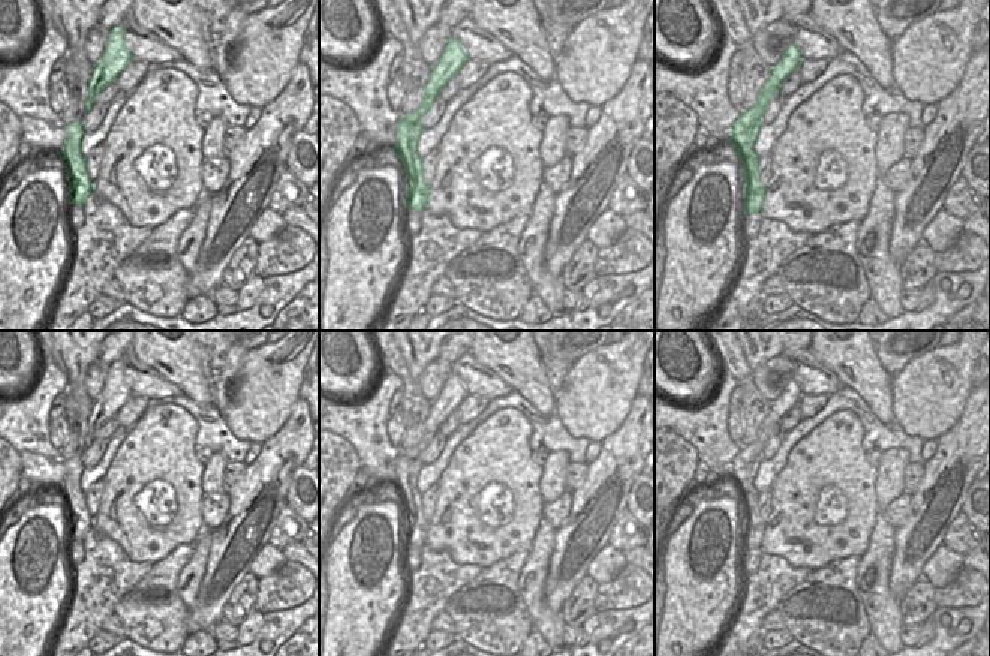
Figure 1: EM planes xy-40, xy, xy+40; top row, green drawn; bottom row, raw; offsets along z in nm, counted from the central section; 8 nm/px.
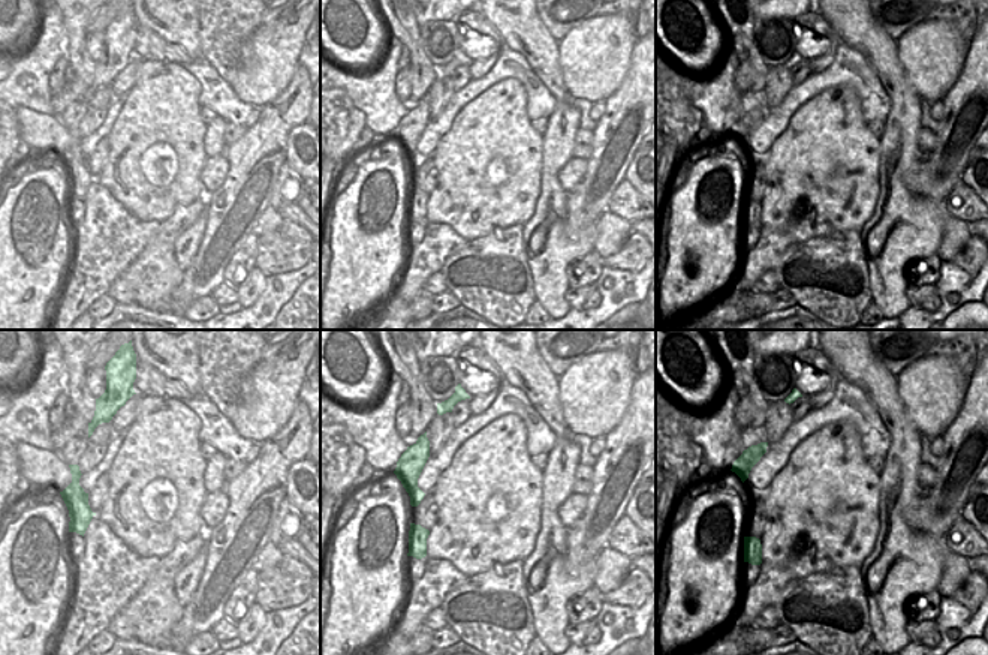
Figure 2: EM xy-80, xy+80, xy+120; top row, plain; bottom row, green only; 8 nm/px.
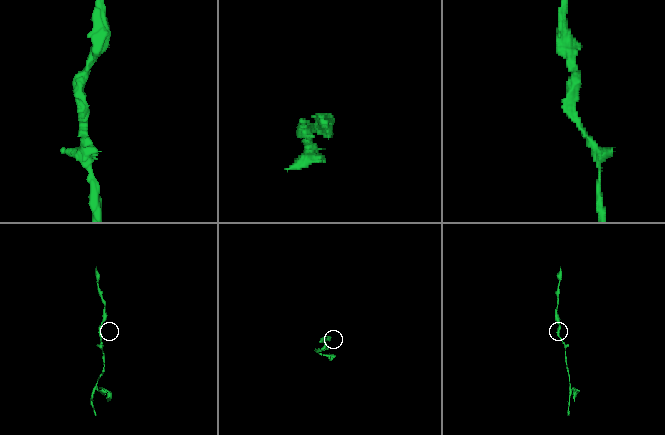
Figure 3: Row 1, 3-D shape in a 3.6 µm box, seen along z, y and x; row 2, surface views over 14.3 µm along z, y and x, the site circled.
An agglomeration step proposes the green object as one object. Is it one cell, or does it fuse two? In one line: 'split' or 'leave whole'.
leave whole

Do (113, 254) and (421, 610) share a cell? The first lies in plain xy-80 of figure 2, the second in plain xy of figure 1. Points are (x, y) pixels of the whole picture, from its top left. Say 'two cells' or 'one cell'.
one cell

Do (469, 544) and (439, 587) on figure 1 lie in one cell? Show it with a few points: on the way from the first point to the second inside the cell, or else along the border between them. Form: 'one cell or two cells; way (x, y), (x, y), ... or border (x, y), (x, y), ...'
two cells; border (426, 545), (483, 568)

